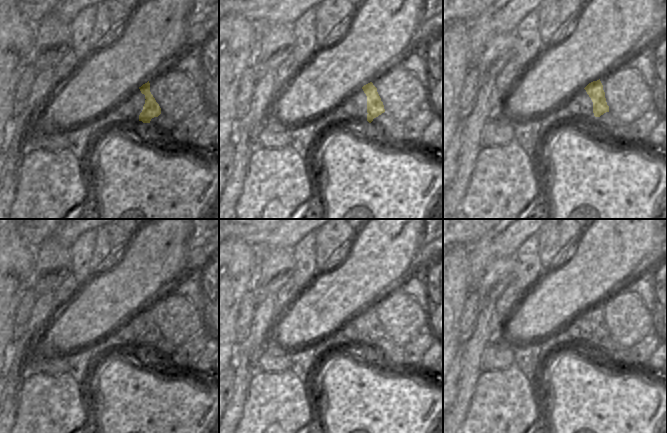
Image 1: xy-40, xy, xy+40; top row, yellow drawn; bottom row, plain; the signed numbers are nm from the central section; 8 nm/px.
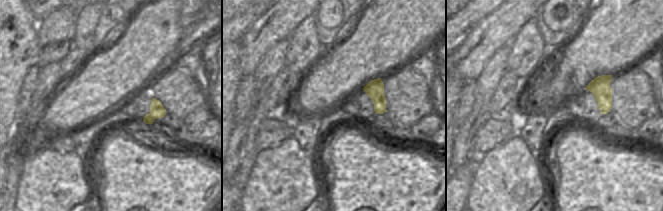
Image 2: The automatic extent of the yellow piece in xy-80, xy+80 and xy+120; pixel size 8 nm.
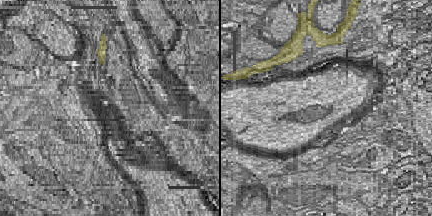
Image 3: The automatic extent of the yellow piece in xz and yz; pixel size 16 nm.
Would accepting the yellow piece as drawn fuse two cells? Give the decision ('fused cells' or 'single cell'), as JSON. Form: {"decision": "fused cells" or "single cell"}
{"decision": "fused cells"}

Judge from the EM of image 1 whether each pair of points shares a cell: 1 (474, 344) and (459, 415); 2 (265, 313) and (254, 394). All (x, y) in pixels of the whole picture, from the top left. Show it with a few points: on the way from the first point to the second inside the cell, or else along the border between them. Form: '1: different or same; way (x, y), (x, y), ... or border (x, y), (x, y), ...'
1: same; way (471, 362), (469, 380), (463, 397)
2: different; border (258, 370), (253, 376), (246, 393)

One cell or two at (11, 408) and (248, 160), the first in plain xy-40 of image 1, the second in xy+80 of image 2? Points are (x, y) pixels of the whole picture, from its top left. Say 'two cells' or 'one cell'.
one cell

